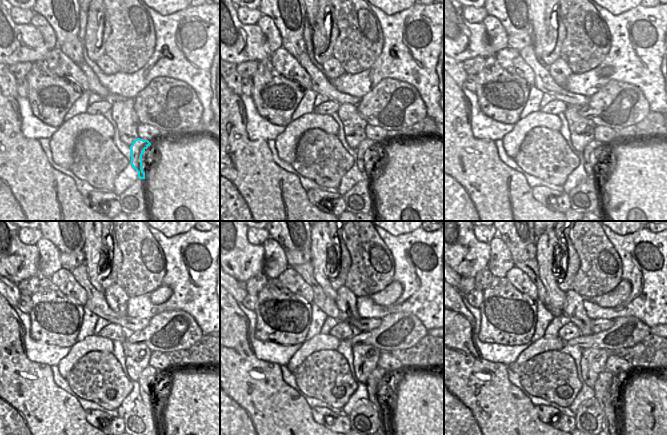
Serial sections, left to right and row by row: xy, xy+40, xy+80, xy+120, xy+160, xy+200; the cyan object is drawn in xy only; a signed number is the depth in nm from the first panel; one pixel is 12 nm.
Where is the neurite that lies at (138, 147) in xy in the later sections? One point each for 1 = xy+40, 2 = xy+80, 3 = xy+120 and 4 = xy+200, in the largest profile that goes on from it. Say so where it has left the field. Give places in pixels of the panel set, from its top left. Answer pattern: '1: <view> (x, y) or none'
1: xy+40 (366, 145)
2: xy+80 (592, 154)
3: xy+120 (148, 379)
4: xy+200 (606, 389)

